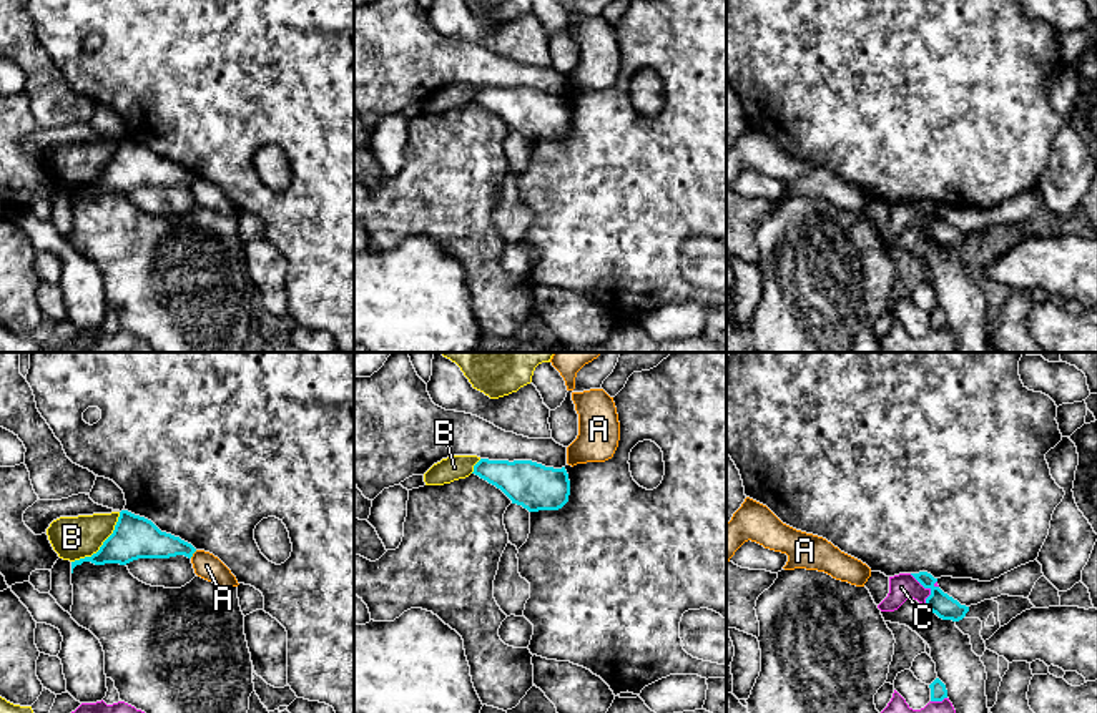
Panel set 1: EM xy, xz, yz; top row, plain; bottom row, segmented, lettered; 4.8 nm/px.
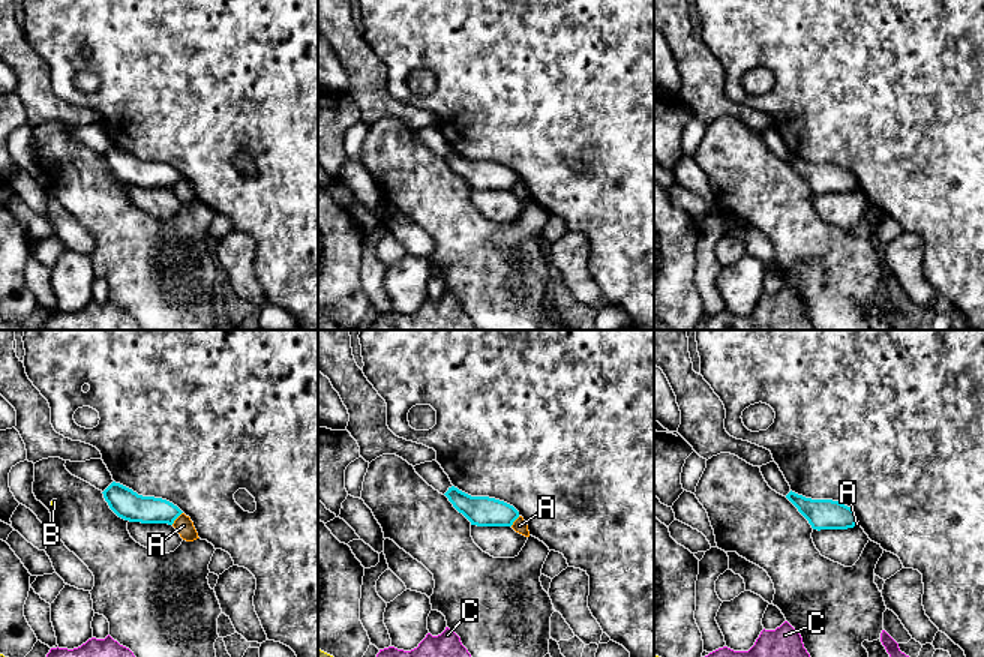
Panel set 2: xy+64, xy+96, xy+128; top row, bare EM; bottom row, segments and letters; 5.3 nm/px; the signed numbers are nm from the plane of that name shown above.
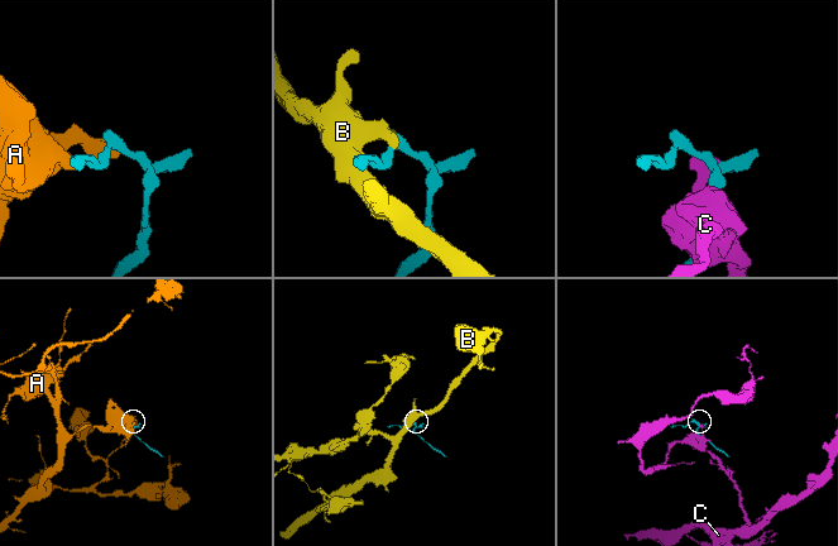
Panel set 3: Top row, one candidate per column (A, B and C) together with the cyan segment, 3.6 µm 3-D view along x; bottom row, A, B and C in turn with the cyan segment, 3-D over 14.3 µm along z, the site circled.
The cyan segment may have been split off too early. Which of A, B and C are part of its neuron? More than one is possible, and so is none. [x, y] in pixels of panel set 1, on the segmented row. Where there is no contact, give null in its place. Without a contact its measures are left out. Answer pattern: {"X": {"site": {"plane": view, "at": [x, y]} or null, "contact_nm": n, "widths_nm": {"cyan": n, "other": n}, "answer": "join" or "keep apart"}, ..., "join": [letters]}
{"A": {"site": {"plane": "xy", "at": [193, 552]}, "contact_nm": 50, "widths_nm": {"cyan": 180, "other": 120}, "answer": "keep apart"}, "B": {"site": {"plane": "xy", "at": [103, 544]}, "contact_nm": 340, "widths_nm": {"cyan": 220, "other": 200}, "answer": "keep apart"}, "C": {"site": {"plane": "yz", "at": [931, 590]}, "contact_nm": 200, "widths_nm": {"cyan": 110, "other": 130}, "answer": "keep apart"}, "join": []}

